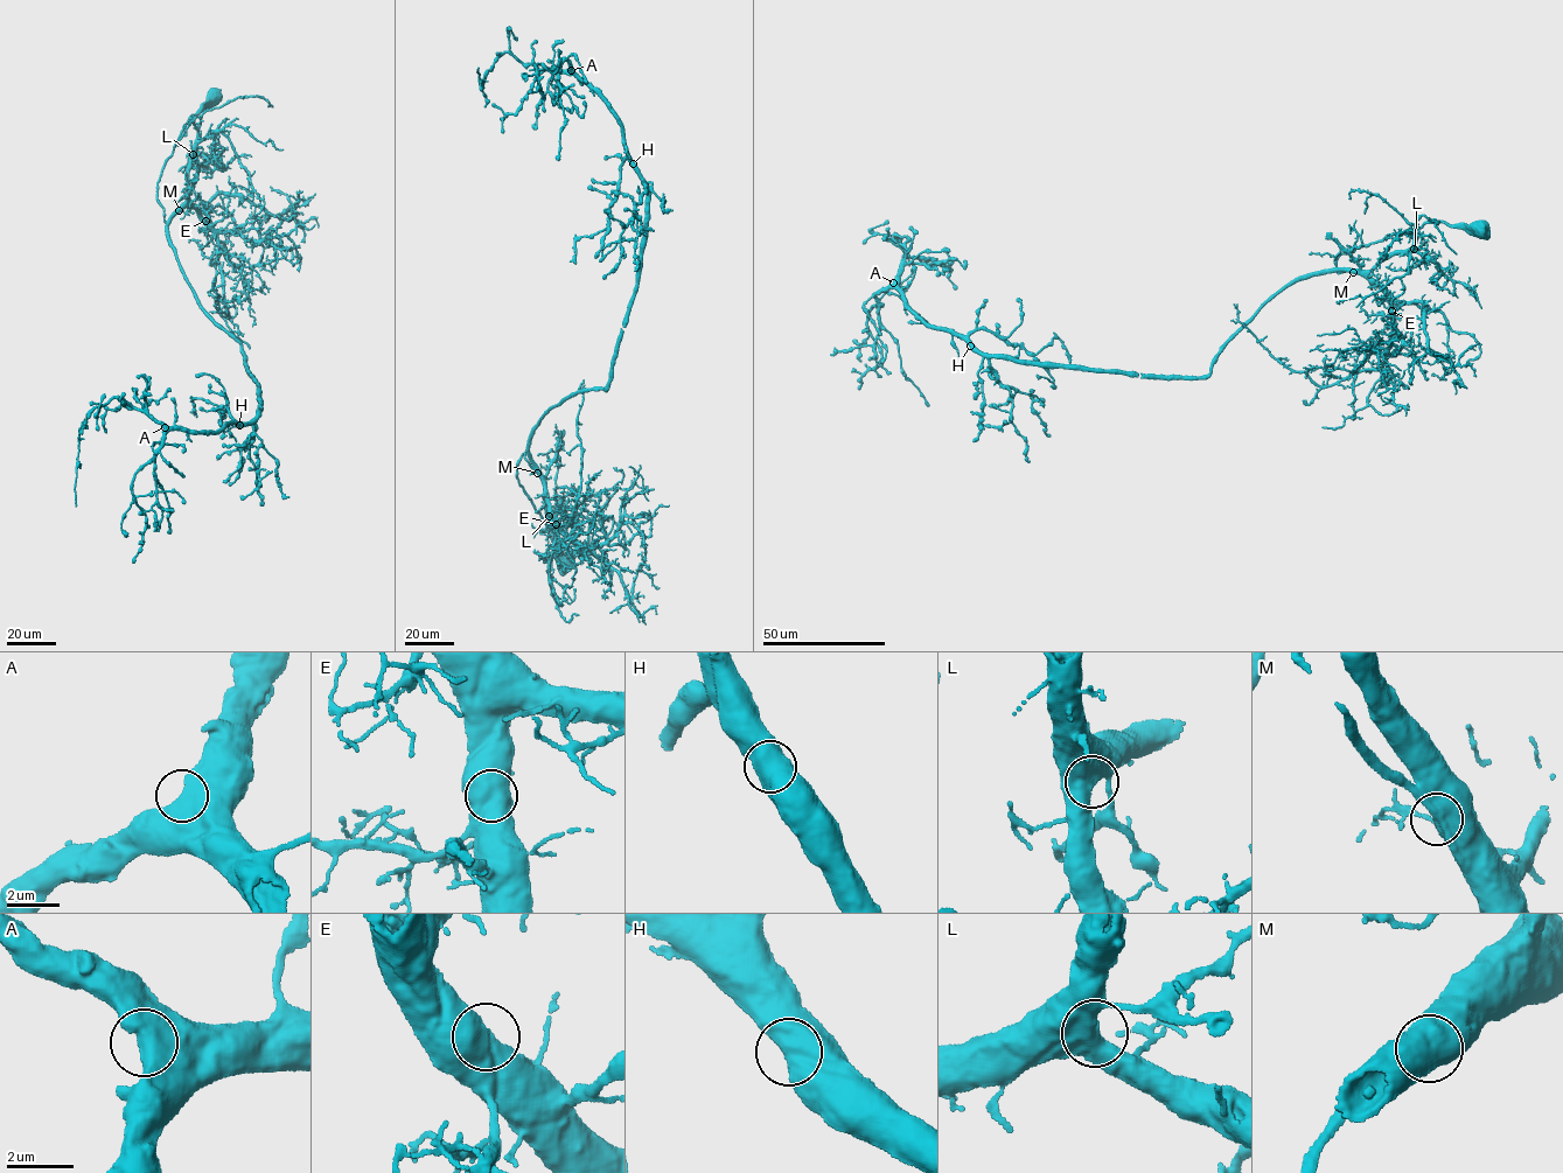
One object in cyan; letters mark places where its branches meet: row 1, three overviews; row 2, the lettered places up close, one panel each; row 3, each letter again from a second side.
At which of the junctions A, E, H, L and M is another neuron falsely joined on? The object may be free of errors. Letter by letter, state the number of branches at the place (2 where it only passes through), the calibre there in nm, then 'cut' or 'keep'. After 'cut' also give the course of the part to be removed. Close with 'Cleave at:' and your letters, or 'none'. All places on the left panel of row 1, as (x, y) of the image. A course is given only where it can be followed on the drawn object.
A: 1 branches meet; 800 nm thick; keep
E: 1 branches meet; 800 nm thick; keep
H: 1 branches meet; 850 nm thick; keep
L: 1 branches meet; 850 nm thick; keep
M: 1 branches meet; 800 nm thick; keep
Cleave at: none

